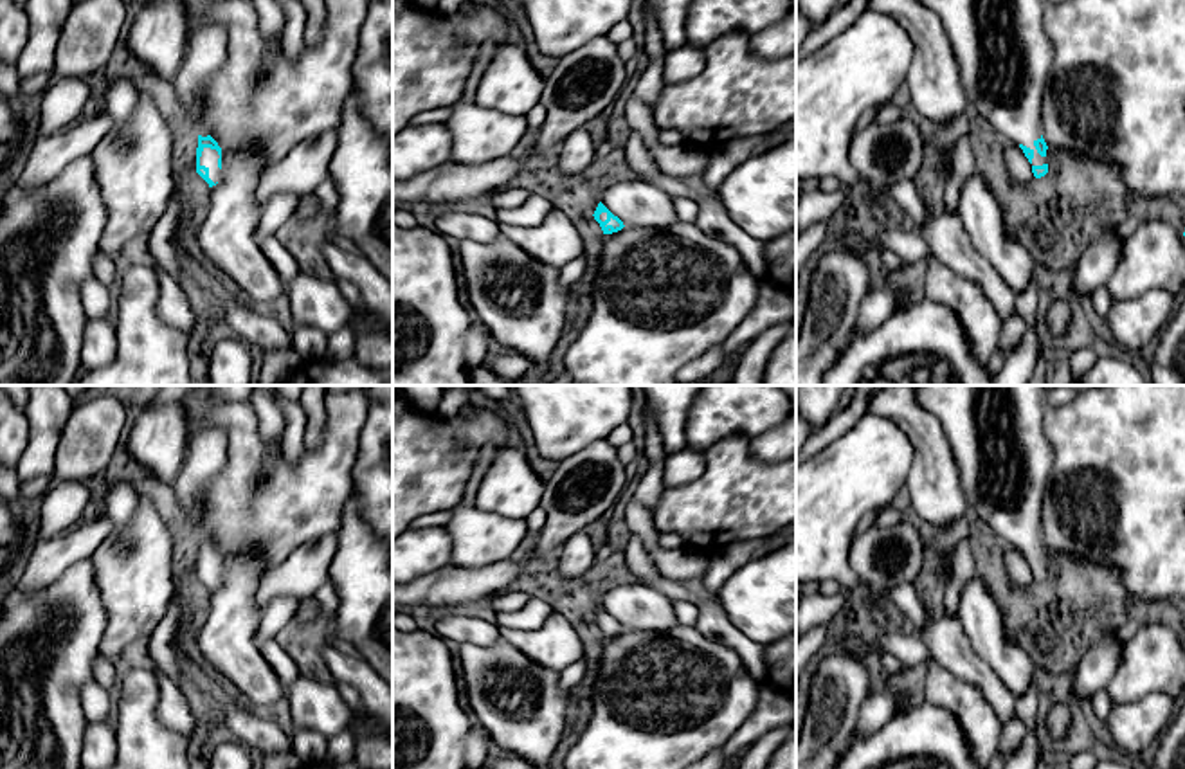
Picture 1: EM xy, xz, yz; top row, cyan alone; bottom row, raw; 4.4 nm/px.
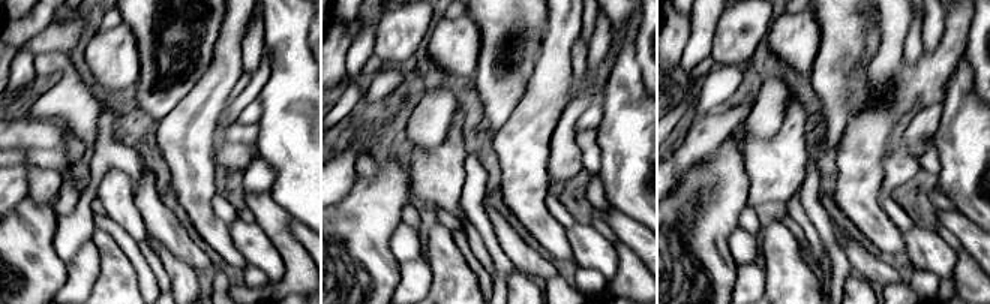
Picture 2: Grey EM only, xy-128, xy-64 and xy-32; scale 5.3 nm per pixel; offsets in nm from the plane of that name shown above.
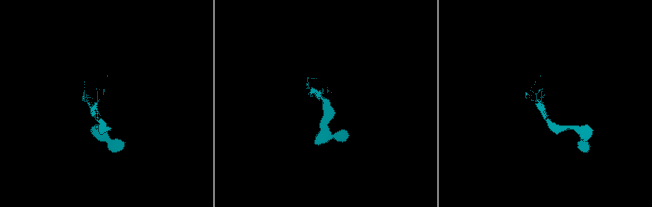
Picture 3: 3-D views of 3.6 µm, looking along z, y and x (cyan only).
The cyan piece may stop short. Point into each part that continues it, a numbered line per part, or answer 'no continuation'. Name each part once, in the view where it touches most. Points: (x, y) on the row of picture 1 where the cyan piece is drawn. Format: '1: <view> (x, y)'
1: xy (209, 157)

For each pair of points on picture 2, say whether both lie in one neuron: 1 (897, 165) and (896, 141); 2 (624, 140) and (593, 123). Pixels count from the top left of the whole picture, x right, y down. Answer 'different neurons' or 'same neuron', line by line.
1: same neuron
2: different neurons

